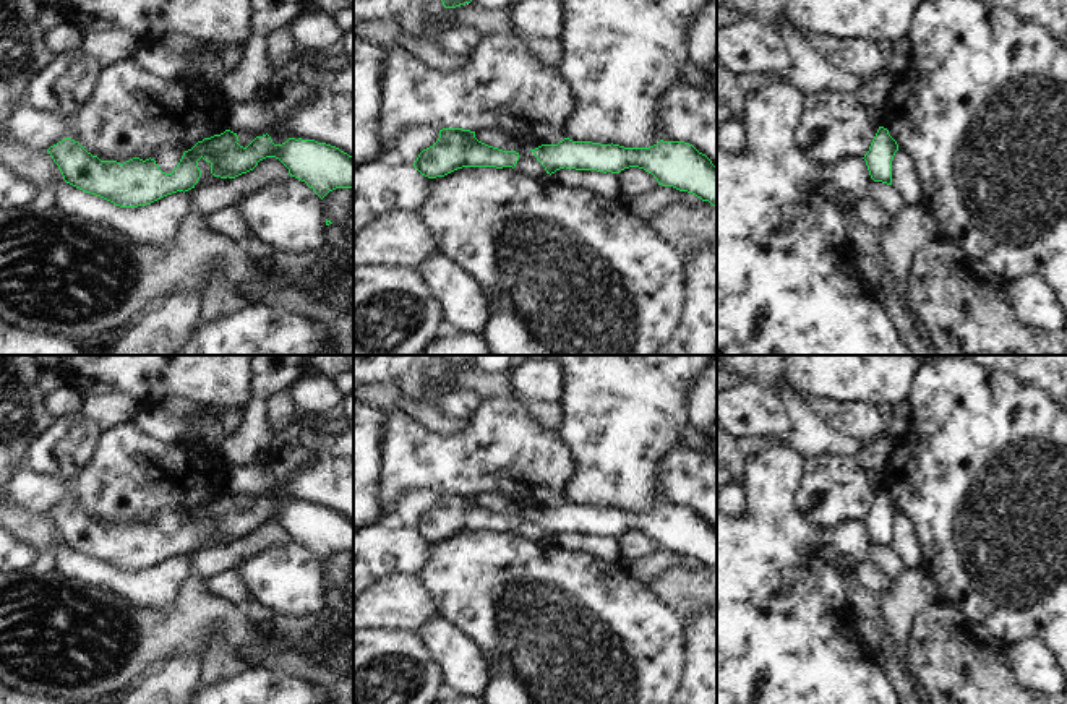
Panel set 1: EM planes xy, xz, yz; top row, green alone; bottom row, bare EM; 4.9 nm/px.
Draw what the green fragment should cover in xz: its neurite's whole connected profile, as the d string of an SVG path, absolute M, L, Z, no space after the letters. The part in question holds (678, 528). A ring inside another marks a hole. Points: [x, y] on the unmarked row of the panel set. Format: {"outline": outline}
{"outline": "M564 501L530 514L550 539L564 530L603 537L639 530L652 537L658 548L692 556L717 571L717 530L684 504L660 503L650 511L624 511Z"}

